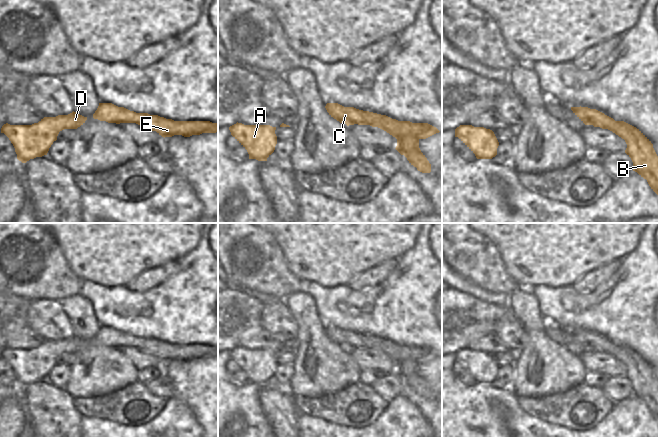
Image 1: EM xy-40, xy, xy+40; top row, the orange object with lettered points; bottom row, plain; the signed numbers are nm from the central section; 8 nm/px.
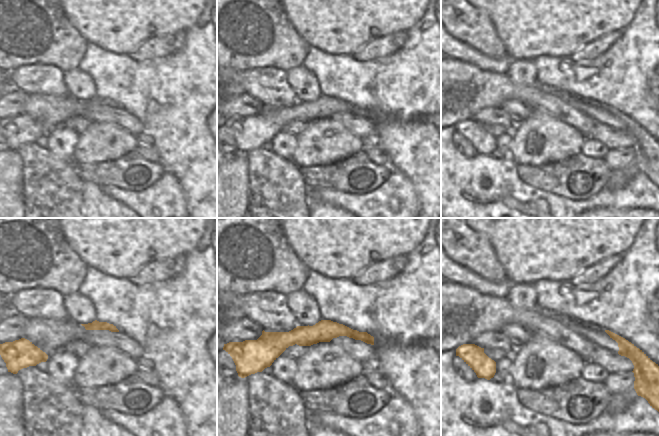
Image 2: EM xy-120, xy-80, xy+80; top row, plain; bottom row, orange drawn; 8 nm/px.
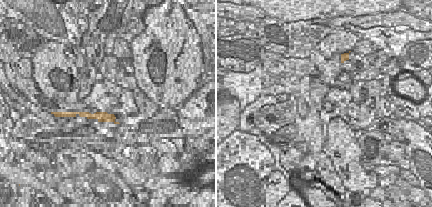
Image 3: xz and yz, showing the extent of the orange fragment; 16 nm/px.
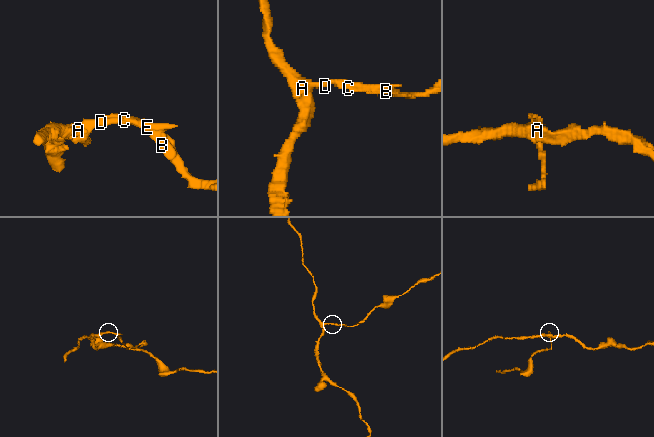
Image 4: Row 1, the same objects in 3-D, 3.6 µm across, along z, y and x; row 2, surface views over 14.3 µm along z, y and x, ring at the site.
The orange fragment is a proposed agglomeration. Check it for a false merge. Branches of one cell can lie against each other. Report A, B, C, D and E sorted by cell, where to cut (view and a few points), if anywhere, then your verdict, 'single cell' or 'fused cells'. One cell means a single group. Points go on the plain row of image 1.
A C D E / B; cut in xy along (418, 362), (404, 359), (397, 363); fused cells

